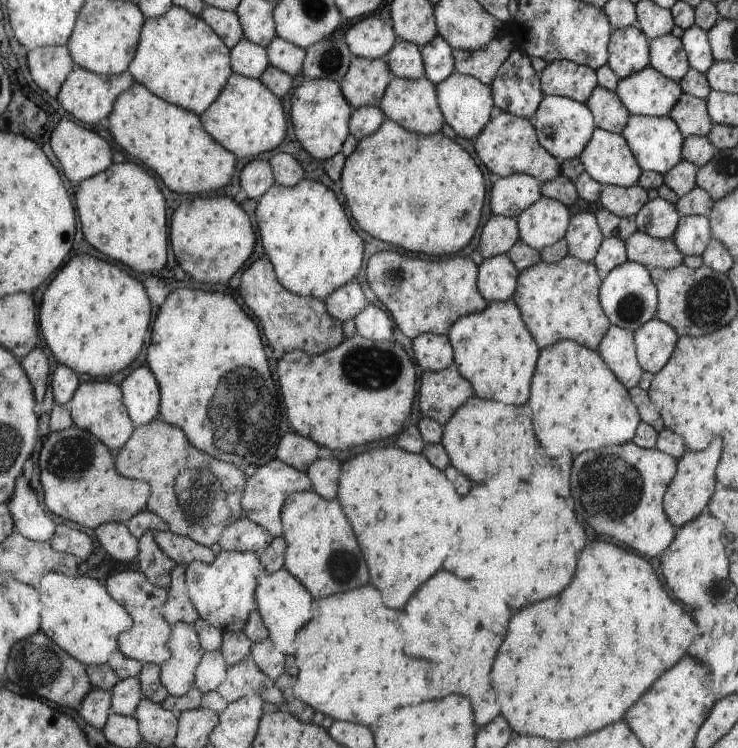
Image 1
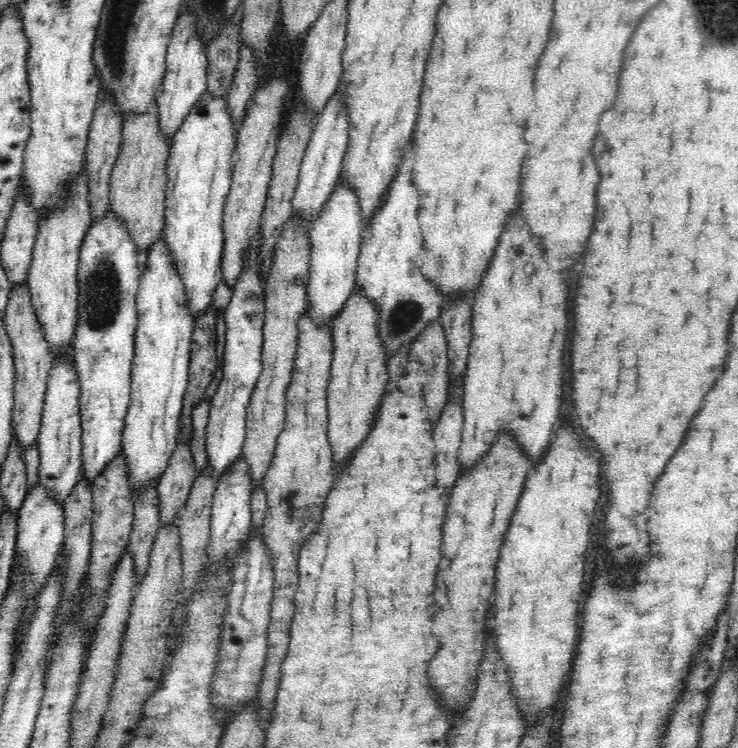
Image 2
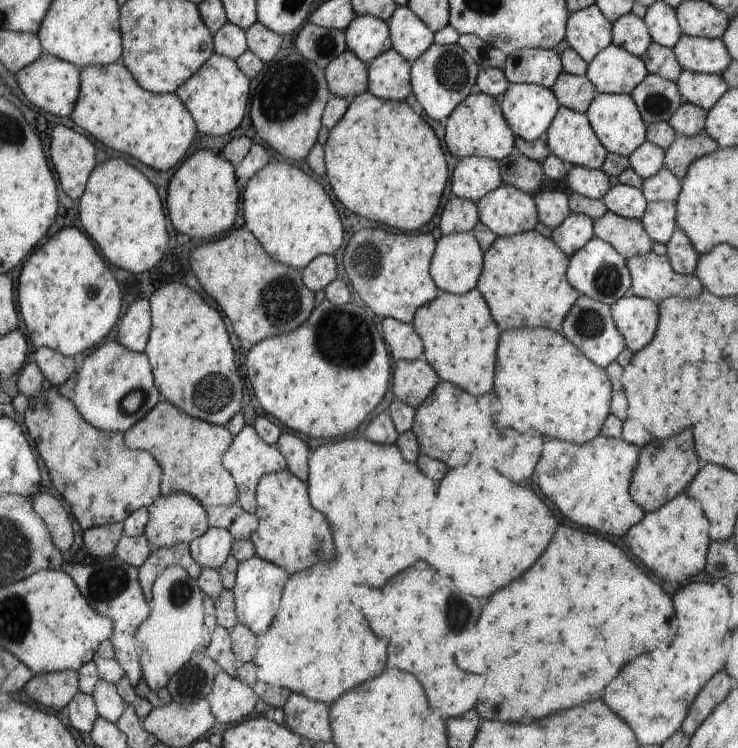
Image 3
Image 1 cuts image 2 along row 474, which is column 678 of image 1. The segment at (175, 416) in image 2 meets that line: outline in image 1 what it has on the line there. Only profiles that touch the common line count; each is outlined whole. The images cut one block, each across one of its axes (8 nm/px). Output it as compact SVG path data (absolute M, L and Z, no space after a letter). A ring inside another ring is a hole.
M631 115L626 128L621 133L643 171L664 174L673 166L678 165L683 158L683 142L686 138L683 136L678 124L669 116Z

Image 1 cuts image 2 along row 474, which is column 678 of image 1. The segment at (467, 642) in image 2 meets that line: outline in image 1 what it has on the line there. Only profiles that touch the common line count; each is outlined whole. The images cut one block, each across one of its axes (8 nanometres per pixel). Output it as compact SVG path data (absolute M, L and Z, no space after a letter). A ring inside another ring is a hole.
M716 440L716 442L712 442L712 446L708 446L708 450L702 450L702 452L687 450L678 459L679 470L670 481L663 498L663 507L668 520L676 528L687 525L688 522L694 521L700 513L706 511L714 494L714 486L716 486L714 470L720 460L720 450L722 450L722 442Z

